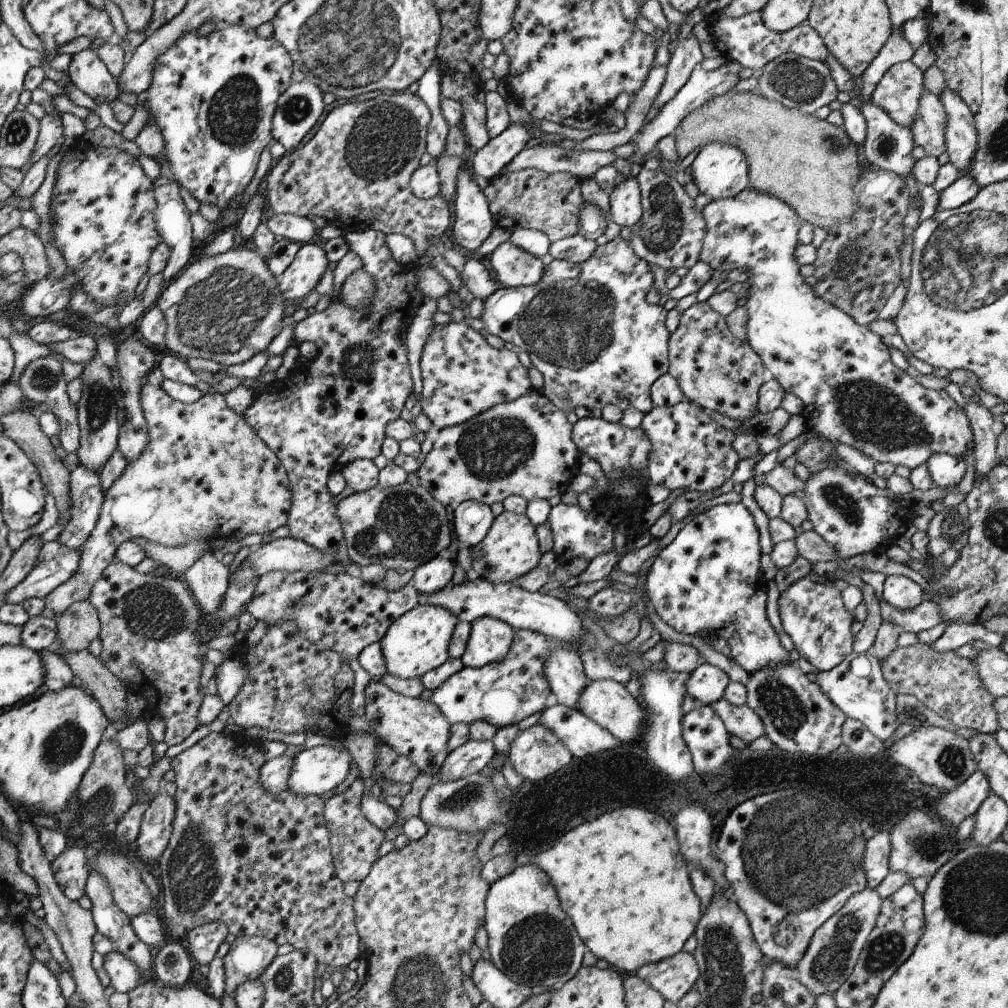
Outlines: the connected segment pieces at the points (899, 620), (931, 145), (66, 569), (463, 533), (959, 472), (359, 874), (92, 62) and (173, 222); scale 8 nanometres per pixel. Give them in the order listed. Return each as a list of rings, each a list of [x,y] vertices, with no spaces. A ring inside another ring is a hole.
[[[883,599],[882,602],[880,601],[880,608],[883,620],[896,624],[906,633],[917,635],[918,632],[932,629],[942,622],[940,606],[936,606],[936,602],[932,600],[925,599],[916,608],[912,607],[910,610],[900,612]]]
[[[925,89],[910,129],[915,146],[922,146],[927,156],[938,159],[946,151],[946,124],[948,116],[942,100]]]
[[[59,541],[44,543],[36,566],[21,584],[6,594],[6,602],[20,604],[32,598],[45,599],[58,586],[75,576],[82,556],[80,549],[72,550]]]
[[[465,501],[451,510],[451,519],[453,533],[460,544],[474,547],[486,538],[495,517],[486,504]]]
[[[947,453],[932,454],[925,463],[928,466],[932,481],[942,490],[952,490],[966,473],[966,464],[962,457]]]
[[[359,777],[346,792],[327,800],[324,807],[326,827],[331,830],[331,854],[334,856],[335,871],[344,884],[350,881],[362,882],[366,879],[378,859],[378,851],[385,840],[385,832],[364,818],[360,810],[361,796],[362,779]]]
[[[82,50],[72,55],[67,74],[70,83],[97,104],[110,105],[119,96],[118,80],[94,50]]]
[[[161,175],[152,181],[152,188],[156,200],[156,209],[154,210],[156,230],[158,230],[158,234],[160,234],[161,243],[170,246],[170,259],[162,272],[164,275],[164,283],[162,286],[166,286],[170,280],[178,276],[182,268],[190,264],[190,259],[194,258],[192,255],[193,234],[190,221],[191,212],[187,210],[185,200],[183,200],[181,196],[182,188],[178,185],[176,180]]]

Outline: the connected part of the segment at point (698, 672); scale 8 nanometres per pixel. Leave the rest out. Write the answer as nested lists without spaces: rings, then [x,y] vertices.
[[[702,662],[686,682],[686,695],[695,699],[698,705],[710,705],[724,697],[728,687],[728,674],[707,662]]]

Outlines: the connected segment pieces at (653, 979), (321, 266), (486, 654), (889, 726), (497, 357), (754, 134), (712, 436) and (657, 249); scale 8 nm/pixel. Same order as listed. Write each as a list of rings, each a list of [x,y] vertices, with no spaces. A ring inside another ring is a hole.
[[[682,950],[664,961],[642,966],[636,975],[658,990],[665,1001],[677,1004],[695,987],[700,971],[694,956]]]
[[[318,244],[302,245],[294,261],[278,278],[283,298],[294,303],[306,296],[320,282],[329,261]]]
[[[493,617],[472,622],[472,631],[462,656],[463,667],[482,668],[508,656],[514,640],[514,628]]]
[[[871,653],[854,654],[844,658],[838,666],[828,671],[820,671],[815,684],[826,697],[838,706],[846,717],[861,721],[878,740],[892,740],[896,729],[902,724],[896,718],[896,692],[888,686],[880,661]]]
[[[465,320],[451,321],[445,326],[432,326],[432,336],[426,340],[426,346],[420,358],[420,372],[424,390],[420,394],[420,408],[422,413],[432,422],[432,425],[442,431],[444,428],[460,425],[491,410],[492,406],[512,402],[532,390],[528,377],[528,369],[524,368],[518,356],[512,350],[497,350],[485,340],[483,334],[470,328]]]
[[[728,92],[720,95],[702,108],[682,120],[675,131],[676,151],[678,159],[683,160],[694,152],[712,142],[731,143],[740,148],[748,162],[749,187],[772,194],[786,202],[803,223],[814,227],[824,228],[827,232],[832,226],[850,220],[859,209],[860,194],[854,188],[860,178],[860,160],[858,160],[857,145],[847,136],[843,127],[830,124],[827,120],[820,120],[814,115],[806,115],[800,110],[786,108],[780,102],[769,100],[756,92]]]
[[[683,400],[672,407],[654,407],[645,414],[641,428],[652,444],[646,466],[649,484],[664,484],[670,491],[687,488],[709,493],[732,477],[740,460],[732,446],[734,431],[717,424],[707,412],[694,402]]]
[[[638,168],[635,175],[640,186],[642,216],[631,227],[629,244],[634,254],[646,263],[666,270],[692,268],[699,262],[698,256],[706,234],[702,211],[696,210],[695,200],[682,189],[681,178],[671,178],[665,173],[646,168]]]

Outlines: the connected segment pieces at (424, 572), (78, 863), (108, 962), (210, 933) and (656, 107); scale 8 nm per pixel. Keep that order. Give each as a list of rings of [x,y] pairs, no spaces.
[[[447,554],[436,556],[434,560],[416,568],[411,582],[418,593],[432,596],[444,590],[452,581],[455,565]]]
[[[80,847],[68,848],[56,859],[51,860],[56,883],[70,901],[78,901],[85,896],[86,880],[90,870],[86,851]]]
[[[112,951],[103,958],[104,970],[110,978],[109,986],[112,986],[115,992],[131,992],[143,982],[143,975],[140,974],[138,966],[128,960],[126,956],[122,956],[120,952]]]
[[[210,922],[192,928],[183,939],[189,956],[194,961],[194,965],[210,966],[215,961],[215,956],[219,946],[225,942],[230,928],[224,923]]]
[[[693,31],[687,39],[678,38],[676,49],[672,52],[670,62],[667,65],[664,85],[658,96],[656,96],[650,112],[648,112],[645,124],[652,122],[658,116],[660,108],[666,106],[680,92],[680,88],[683,88],[684,84],[688,82],[688,78],[692,75],[692,70],[698,64],[701,64],[703,57],[704,51]]]

